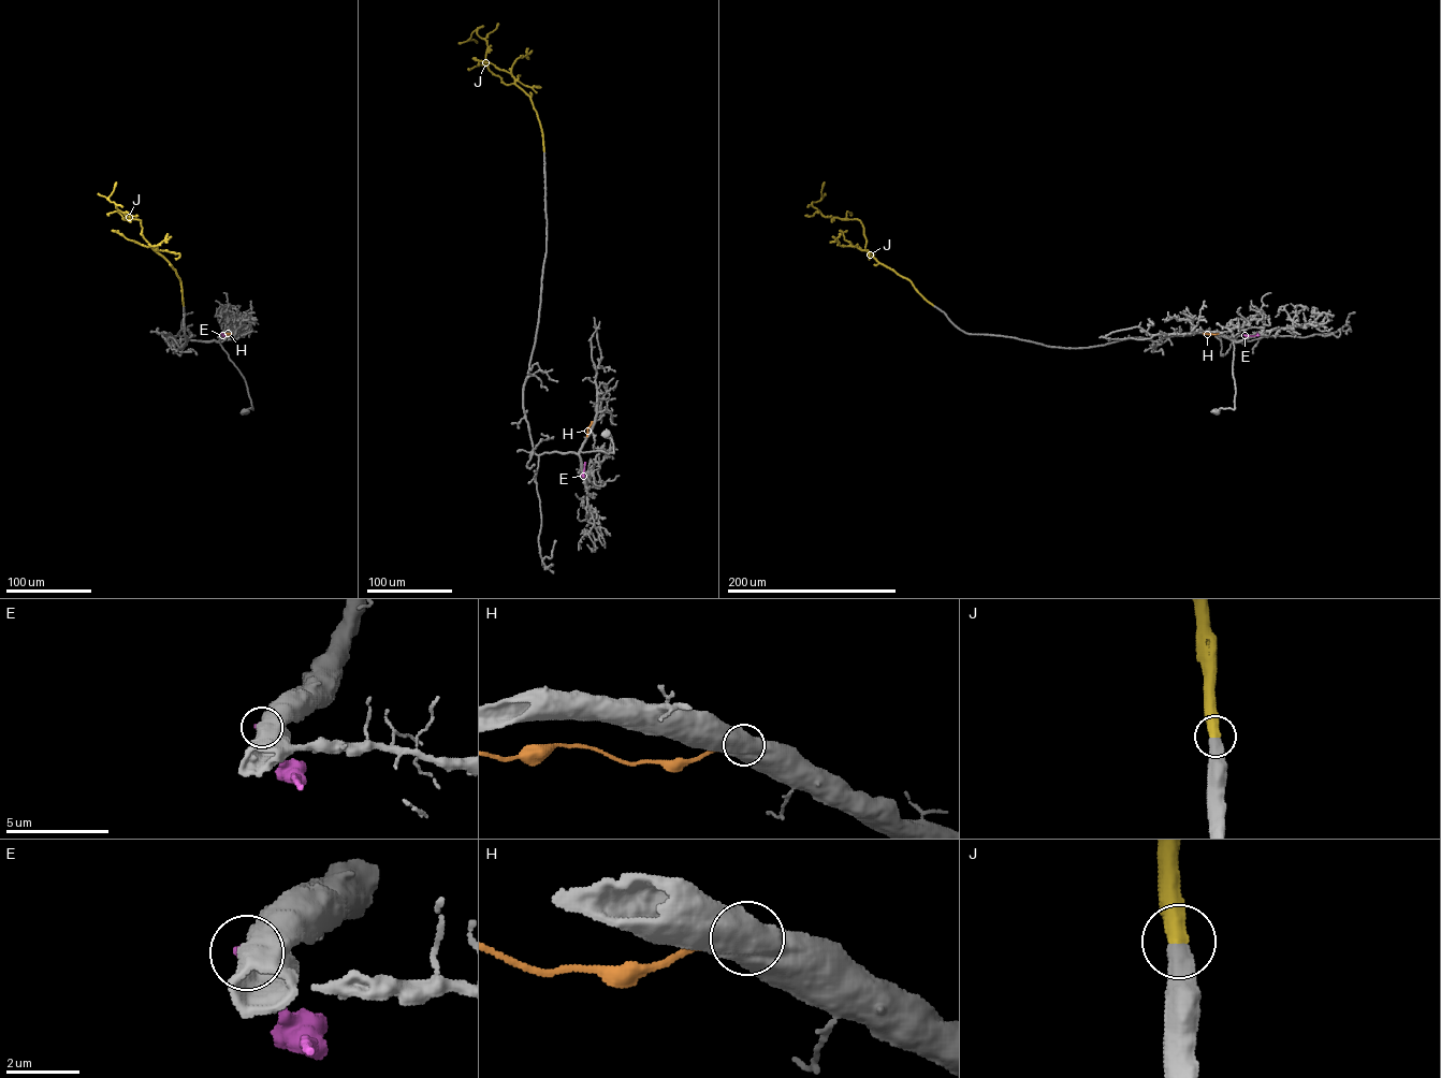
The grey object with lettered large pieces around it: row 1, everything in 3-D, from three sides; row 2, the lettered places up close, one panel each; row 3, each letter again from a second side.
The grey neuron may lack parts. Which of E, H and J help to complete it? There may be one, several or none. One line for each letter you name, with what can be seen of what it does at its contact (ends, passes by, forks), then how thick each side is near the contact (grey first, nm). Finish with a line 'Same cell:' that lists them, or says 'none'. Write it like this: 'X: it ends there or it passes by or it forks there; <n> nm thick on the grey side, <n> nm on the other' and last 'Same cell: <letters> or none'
J: it ends there; 600 nm thick on the grey side, 550 nm on the other
Same cell: J

